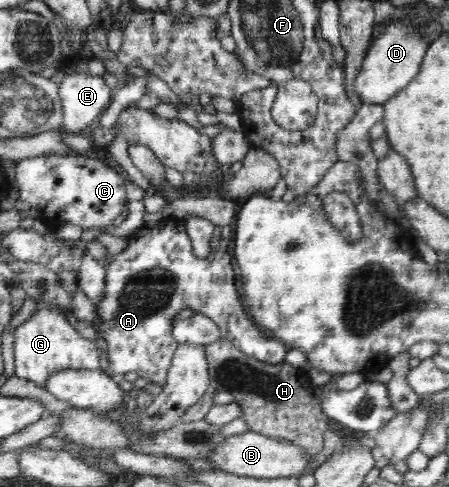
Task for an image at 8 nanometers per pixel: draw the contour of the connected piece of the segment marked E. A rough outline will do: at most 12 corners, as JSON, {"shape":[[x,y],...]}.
{"shape":[[79,72],[59,83],[61,130],[84,135],[113,93],[102,76]]}

